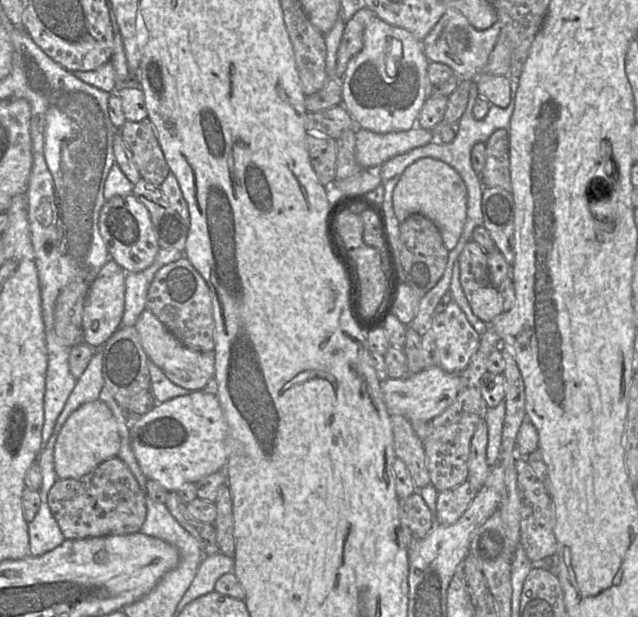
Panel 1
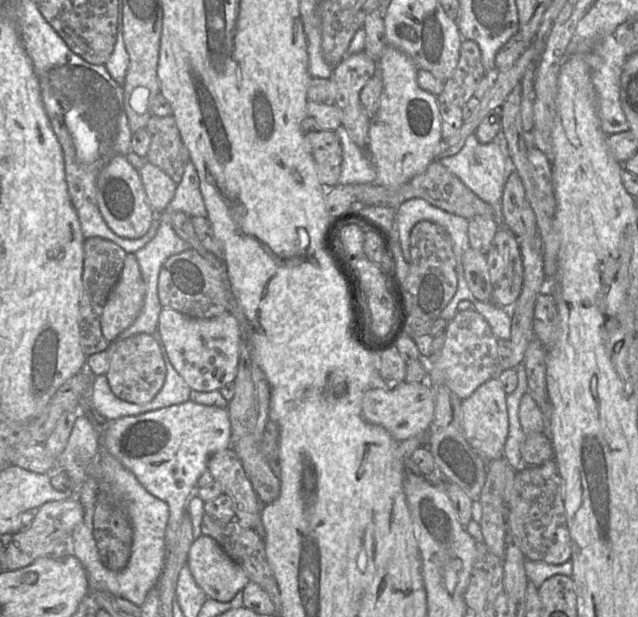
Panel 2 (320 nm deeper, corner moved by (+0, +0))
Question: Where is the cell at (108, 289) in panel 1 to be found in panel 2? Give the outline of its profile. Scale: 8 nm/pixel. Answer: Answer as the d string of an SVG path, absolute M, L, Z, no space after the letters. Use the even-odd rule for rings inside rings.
M127 253L120 277L112 288L101 315L101 331L113 342L138 317L143 307L145 283L134 254Z

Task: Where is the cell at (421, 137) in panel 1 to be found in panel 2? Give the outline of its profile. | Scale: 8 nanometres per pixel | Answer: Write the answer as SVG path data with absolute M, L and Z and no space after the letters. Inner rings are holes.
M340 125L335 133L342 148L342 165L338 184L374 183L377 173L368 154L357 146L343 125Z

